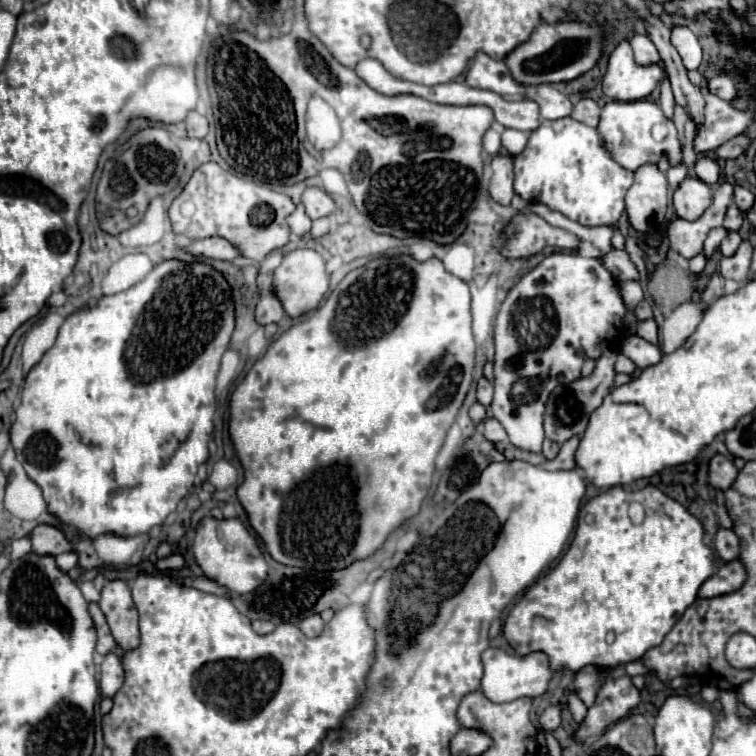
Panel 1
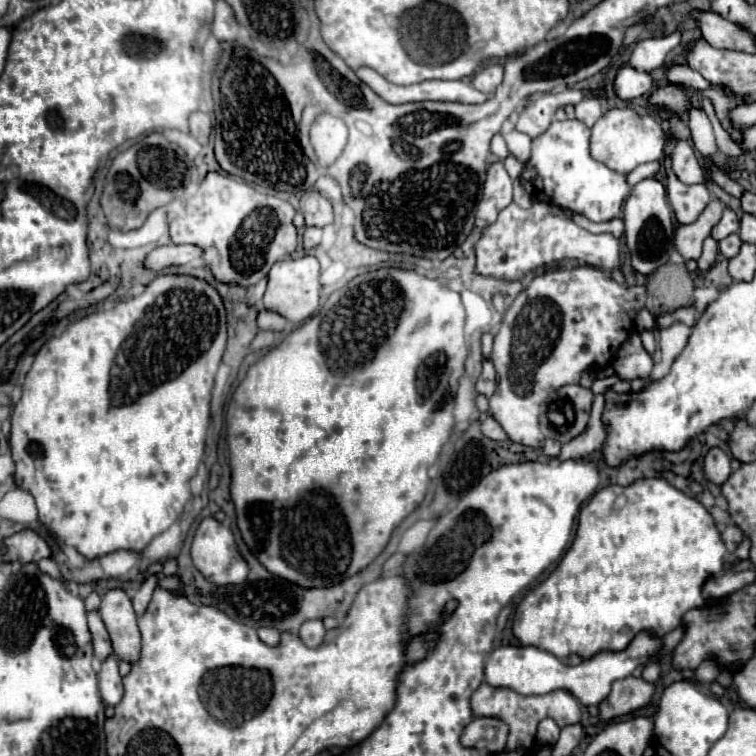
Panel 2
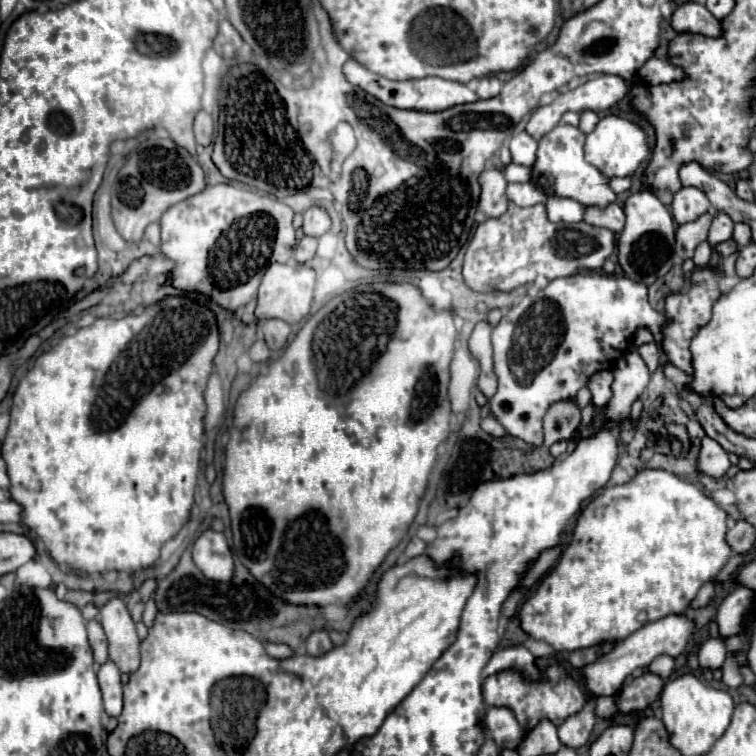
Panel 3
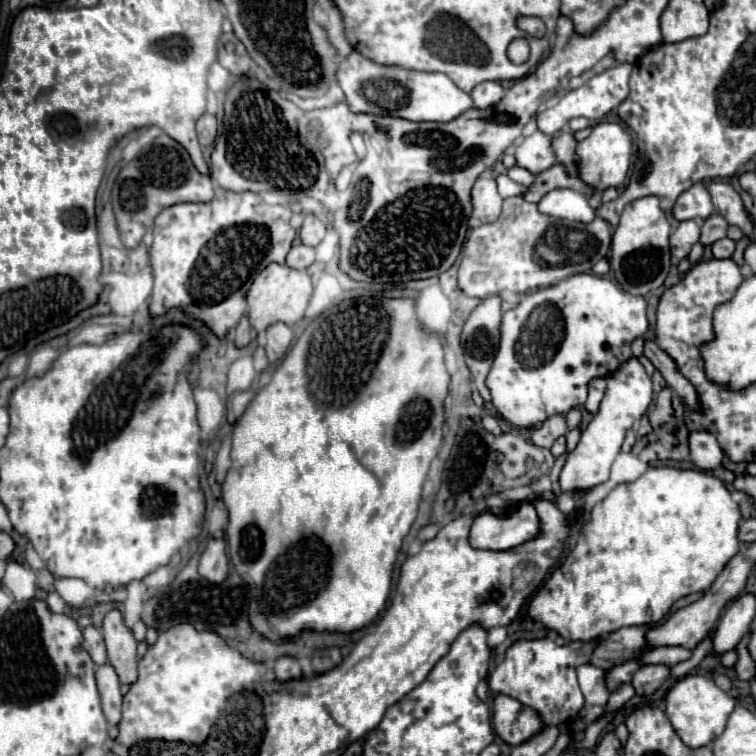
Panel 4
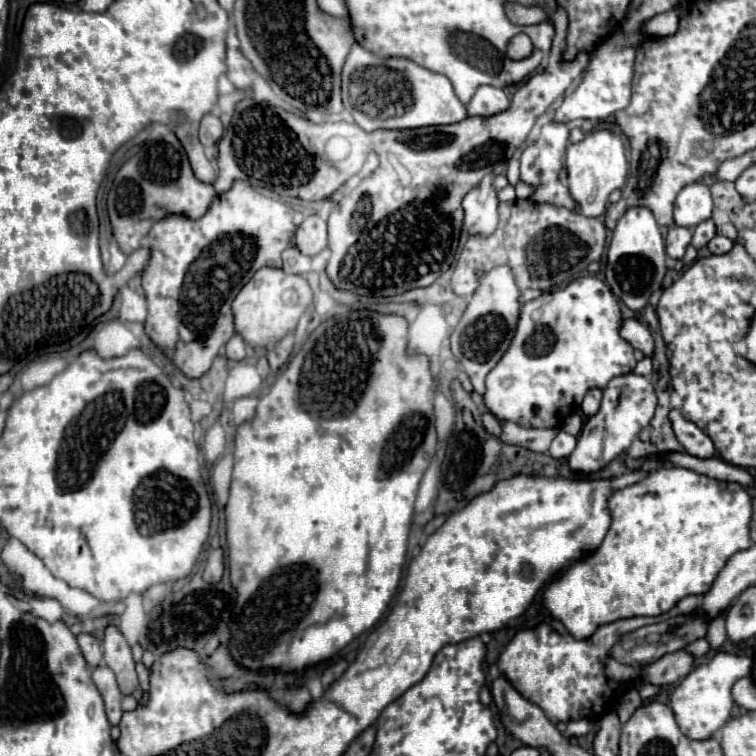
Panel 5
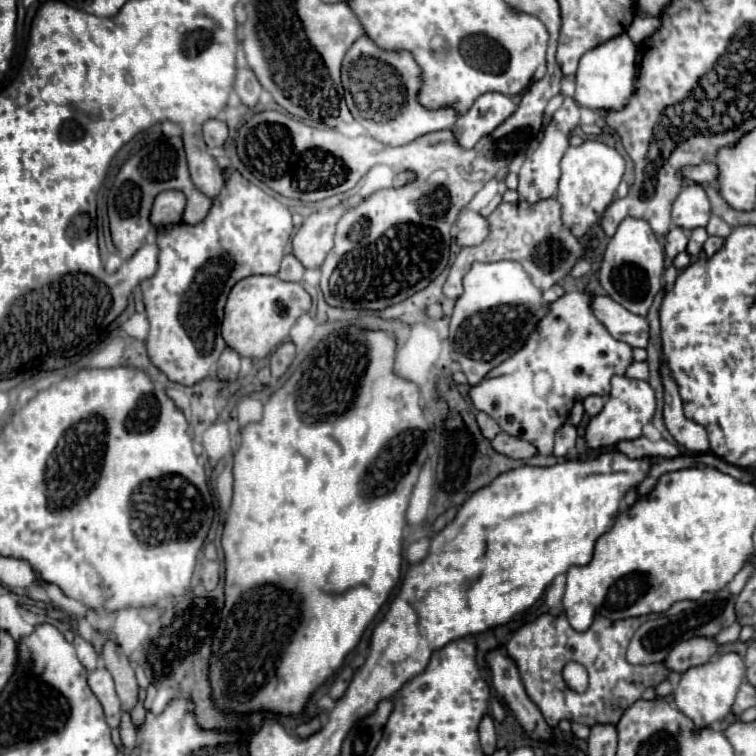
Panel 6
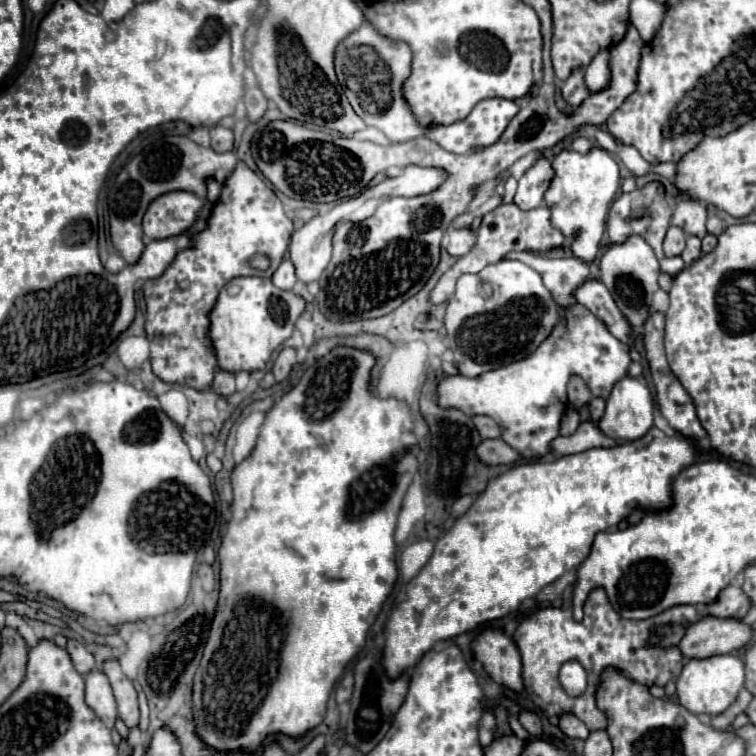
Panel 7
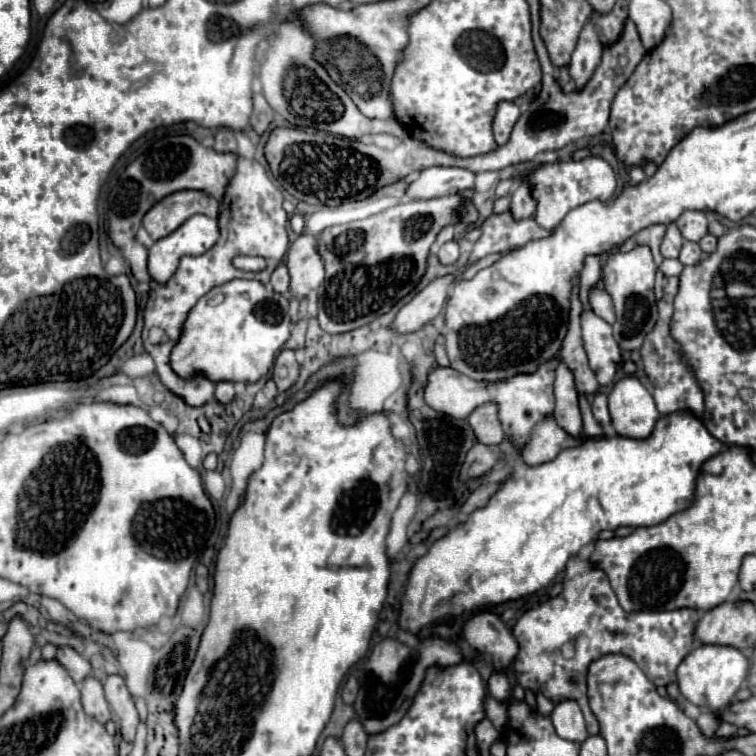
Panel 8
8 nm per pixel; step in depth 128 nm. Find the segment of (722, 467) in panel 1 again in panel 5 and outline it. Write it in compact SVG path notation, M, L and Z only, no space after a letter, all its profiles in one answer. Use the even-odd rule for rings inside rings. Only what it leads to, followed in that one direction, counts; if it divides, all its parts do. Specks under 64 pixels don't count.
M678 410L670 412L670 420L672 420L672 428L674 428L678 442L684 446L684 450L690 456L698 456L698 458L706 460L716 454L716 448L714 448L712 440L706 436L706 432L702 432L696 424L684 420Z

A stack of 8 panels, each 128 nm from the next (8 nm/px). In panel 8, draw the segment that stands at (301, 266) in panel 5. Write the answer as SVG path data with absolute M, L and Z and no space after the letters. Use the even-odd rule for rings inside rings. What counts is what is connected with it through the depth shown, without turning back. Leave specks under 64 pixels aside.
M280 264L274 272L272 272L272 278L270 278L270 284L276 292L280 294L286 294L290 290L290 274L288 274L288 268L286 264Z

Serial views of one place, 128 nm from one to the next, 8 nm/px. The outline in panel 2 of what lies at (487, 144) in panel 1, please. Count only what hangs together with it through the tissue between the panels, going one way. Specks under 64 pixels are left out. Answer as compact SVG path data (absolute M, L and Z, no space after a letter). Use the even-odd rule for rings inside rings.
M496 134L496 136L492 138L492 142L490 142L490 150L492 150L492 154L498 156L498 160L504 160L504 158L508 156L508 148L506 148L504 138L502 138L500 134Z

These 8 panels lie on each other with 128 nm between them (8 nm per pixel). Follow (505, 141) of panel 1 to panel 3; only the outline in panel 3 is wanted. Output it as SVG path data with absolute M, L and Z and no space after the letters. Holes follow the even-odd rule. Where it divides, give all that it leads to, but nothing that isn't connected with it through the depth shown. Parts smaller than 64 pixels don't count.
M520 132L510 138L510 152L512 152L512 162L522 164L522 166L532 166L536 160L536 140L528 136L526 132Z

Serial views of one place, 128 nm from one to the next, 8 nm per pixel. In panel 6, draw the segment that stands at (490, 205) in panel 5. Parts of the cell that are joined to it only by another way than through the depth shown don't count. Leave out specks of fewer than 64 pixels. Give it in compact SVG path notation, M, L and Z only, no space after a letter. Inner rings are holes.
M462 208L458 216L458 228L456 240L460 246L476 246L490 234L488 218L470 208Z

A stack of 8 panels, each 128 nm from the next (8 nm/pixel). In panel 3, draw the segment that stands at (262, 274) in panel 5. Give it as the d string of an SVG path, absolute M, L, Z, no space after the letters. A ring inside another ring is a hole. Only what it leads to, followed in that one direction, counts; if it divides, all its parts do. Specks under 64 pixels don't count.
M270 264L266 270L260 290L258 290L258 306L256 306L256 318L280 318L288 324L298 324L302 322L312 306L314 300L314 284L316 284L316 272L314 268L306 264Z

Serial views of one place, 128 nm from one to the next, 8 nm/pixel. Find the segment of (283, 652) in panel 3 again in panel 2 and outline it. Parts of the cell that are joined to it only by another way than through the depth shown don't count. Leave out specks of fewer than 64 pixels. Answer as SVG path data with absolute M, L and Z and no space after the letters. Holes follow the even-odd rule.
M258 628L258 636L262 642L266 642L270 646L276 646L280 640L280 632L276 628Z

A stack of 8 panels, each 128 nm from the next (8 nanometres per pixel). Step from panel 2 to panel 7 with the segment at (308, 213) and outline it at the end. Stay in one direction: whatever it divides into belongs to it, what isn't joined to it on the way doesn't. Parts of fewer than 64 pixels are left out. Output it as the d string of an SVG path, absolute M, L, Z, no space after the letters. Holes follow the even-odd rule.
M350 198L344 202L344 218L340 218L340 210L332 210L324 216L314 216L308 220L300 230L292 234L290 242L290 260L296 266L296 276L302 282L312 282L318 280L320 274L326 270L330 258L332 258L332 236L336 230L336 224L342 220L354 220L356 214L358 218L364 218L362 212L354 212L356 202L360 200ZM352 200L352 202L350 202ZM348 208L348 210L346 210ZM346 212L350 216L346 216Z

